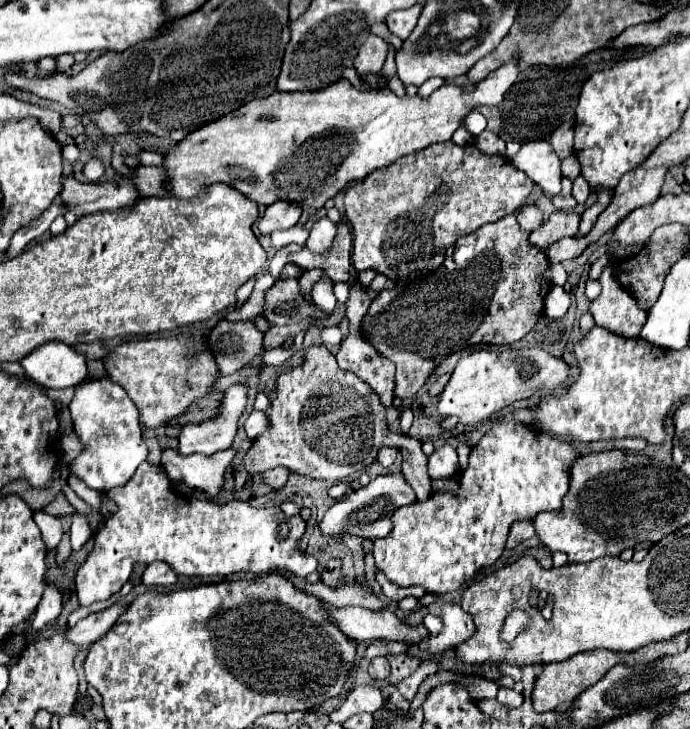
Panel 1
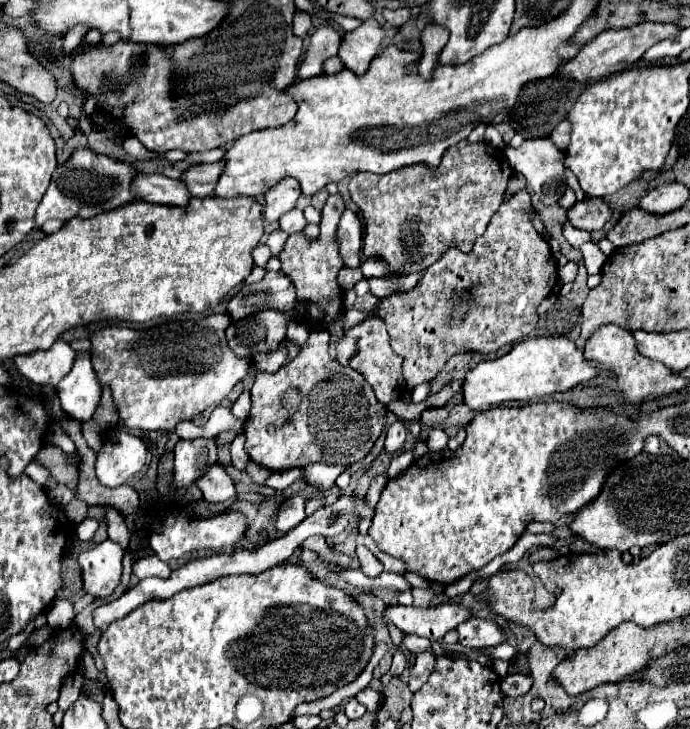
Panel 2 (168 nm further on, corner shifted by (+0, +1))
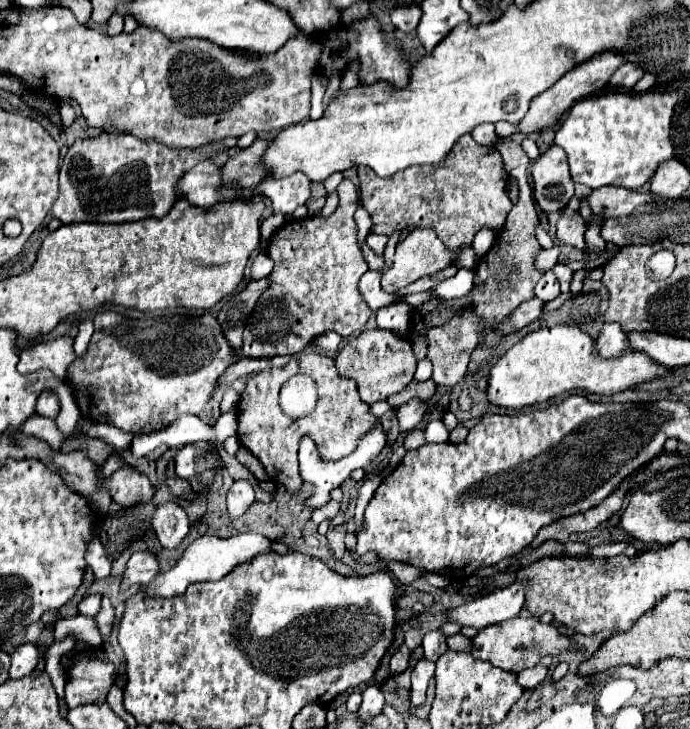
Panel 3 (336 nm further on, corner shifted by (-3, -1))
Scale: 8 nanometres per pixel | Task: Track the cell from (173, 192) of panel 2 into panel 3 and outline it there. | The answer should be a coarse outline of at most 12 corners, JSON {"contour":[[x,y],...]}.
{"contour":[[200,162],[178,180],[178,200],[210,208],[220,166]]}

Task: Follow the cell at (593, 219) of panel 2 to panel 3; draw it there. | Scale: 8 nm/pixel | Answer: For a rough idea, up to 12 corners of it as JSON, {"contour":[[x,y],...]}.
{"contour":[[618,186],[592,190],[594,216],[622,218],[654,200]]}

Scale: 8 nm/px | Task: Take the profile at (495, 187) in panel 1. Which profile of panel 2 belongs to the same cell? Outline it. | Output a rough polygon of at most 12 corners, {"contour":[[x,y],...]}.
{"contour":[[503,150],[355,174],[363,254],[423,272],[503,202]]}

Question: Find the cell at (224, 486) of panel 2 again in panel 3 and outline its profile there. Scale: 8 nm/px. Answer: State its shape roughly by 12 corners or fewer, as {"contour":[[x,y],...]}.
{"contour":[[234,482],[228,492],[232,518],[254,502],[252,484]]}

